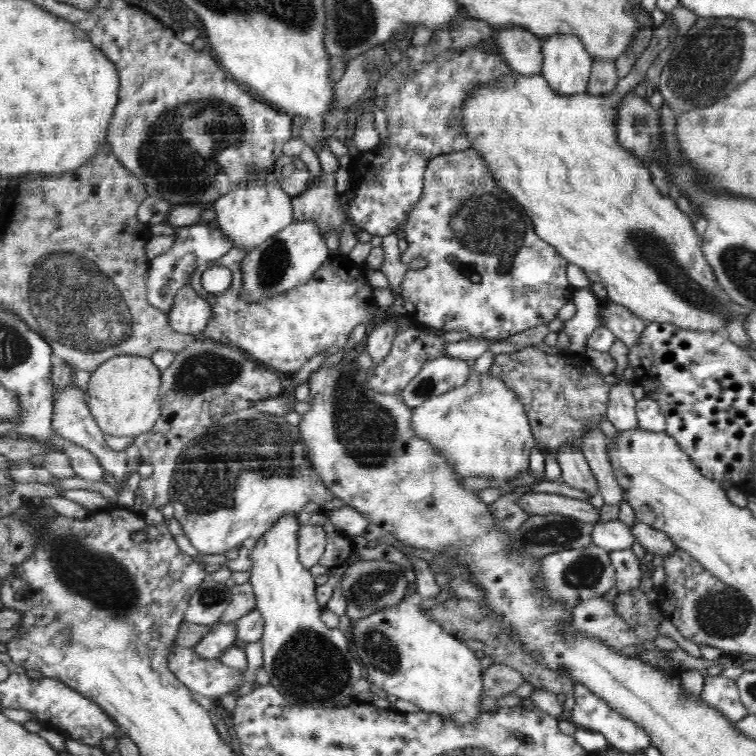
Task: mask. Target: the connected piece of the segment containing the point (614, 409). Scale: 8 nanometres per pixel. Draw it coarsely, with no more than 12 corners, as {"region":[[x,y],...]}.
{"region":[[612,375],[607,418],[638,425],[633,381]]}

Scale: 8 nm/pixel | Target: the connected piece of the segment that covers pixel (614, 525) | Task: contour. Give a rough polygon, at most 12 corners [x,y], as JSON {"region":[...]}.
{"region":[[619,519],[594,524],[592,543],[608,552],[628,550],[630,526]]}

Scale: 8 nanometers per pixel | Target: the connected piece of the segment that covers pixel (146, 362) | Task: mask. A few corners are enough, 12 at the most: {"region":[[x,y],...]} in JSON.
{"region":[[150,357],[103,361],[87,386],[106,436],[149,431],[161,415]]}

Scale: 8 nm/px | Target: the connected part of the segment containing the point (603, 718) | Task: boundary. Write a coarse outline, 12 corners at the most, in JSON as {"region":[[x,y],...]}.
{"region":[[574,684],[572,723],[602,733],[631,755],[651,746],[647,732]]}

